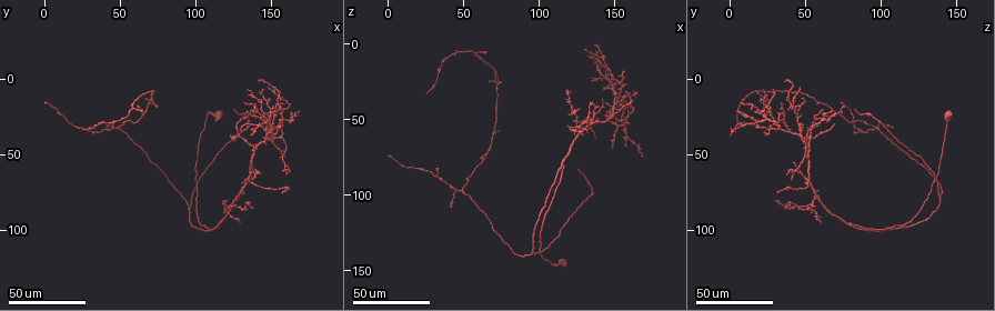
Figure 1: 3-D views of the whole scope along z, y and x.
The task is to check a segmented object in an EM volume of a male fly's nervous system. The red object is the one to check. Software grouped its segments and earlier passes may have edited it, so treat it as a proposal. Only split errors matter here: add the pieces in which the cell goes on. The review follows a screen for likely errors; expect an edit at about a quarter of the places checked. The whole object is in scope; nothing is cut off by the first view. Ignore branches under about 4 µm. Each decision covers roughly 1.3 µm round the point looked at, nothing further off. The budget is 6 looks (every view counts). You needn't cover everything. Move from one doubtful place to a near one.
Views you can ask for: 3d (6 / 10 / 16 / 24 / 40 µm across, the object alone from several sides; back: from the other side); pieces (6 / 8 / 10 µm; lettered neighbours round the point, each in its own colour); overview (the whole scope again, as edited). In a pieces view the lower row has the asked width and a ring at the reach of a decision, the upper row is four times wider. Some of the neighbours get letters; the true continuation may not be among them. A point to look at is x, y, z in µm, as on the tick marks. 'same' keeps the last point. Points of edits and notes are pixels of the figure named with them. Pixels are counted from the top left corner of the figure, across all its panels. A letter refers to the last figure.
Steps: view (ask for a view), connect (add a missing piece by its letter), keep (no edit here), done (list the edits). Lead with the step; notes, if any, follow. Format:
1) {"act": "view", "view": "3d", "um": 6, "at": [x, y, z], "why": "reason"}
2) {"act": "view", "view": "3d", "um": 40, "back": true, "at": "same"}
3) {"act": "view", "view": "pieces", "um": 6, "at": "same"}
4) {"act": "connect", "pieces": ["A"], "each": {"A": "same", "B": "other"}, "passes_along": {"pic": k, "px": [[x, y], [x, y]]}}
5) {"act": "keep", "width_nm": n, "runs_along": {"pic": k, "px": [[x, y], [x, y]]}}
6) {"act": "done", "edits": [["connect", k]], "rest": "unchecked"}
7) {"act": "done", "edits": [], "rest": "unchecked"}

{"act": "view", "view": "3d", "um": 24, "at": [66, 14, 24], "why": "free end"}

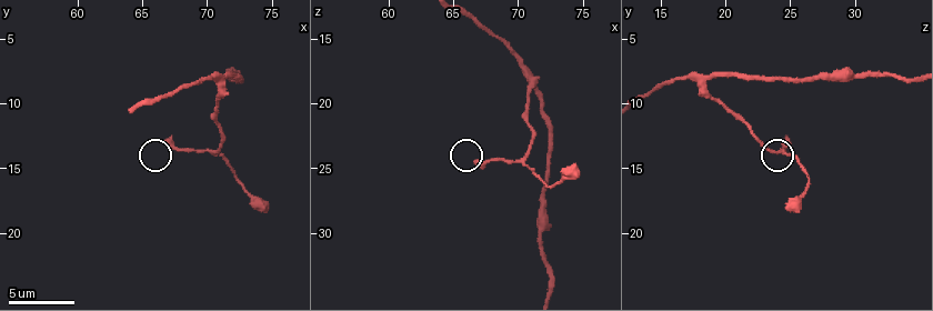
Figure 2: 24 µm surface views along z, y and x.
{"act": "view", "view": "pieces", "um": 6, "at": [67.0, 13.0, 24.6], "why": "what lies round it"}

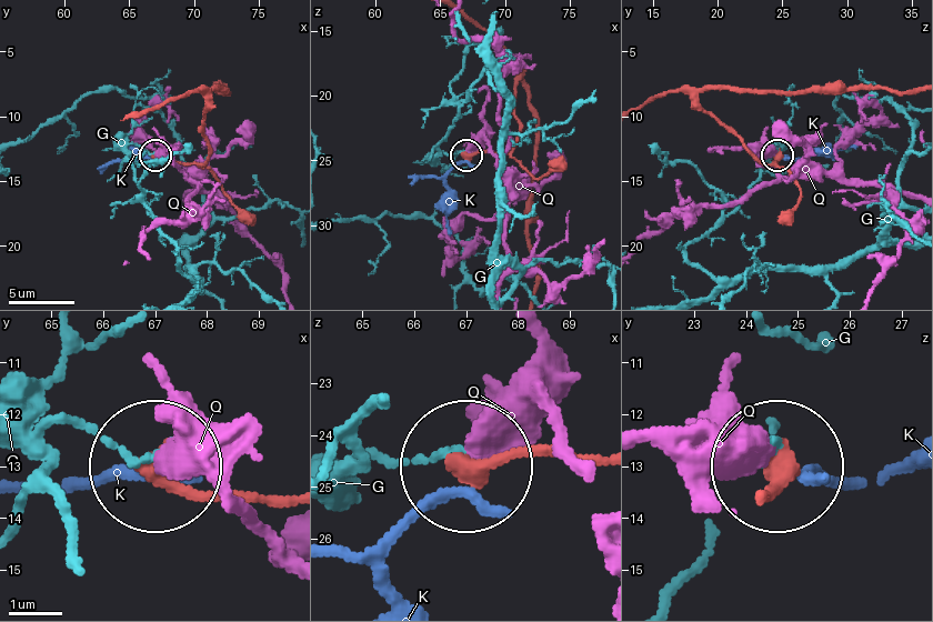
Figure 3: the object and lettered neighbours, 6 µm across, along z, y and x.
{"act": "keep", "each": {"G": "other", "K": "other", "Q": "other"}, "runs_along": {"pic": 3, "px": [[768, 91], [709, 88], [699, 101], [762, 161], [778, 156]]}, "found": "none of them fits"}

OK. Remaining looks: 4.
{"act": "view", "view": "3d", "um": 40, "at": [156, 52, 52], "why": "branch stops here"}

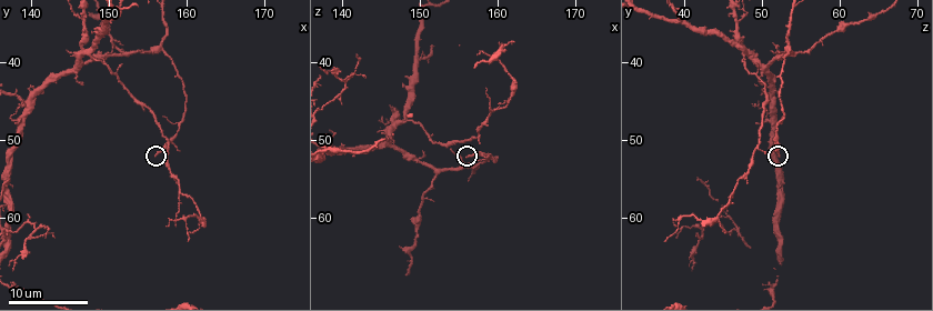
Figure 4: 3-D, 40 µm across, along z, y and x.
{"act": "view", "view": "pieces", "um": 10, "at": [156.0, 51.5, 52.0]}

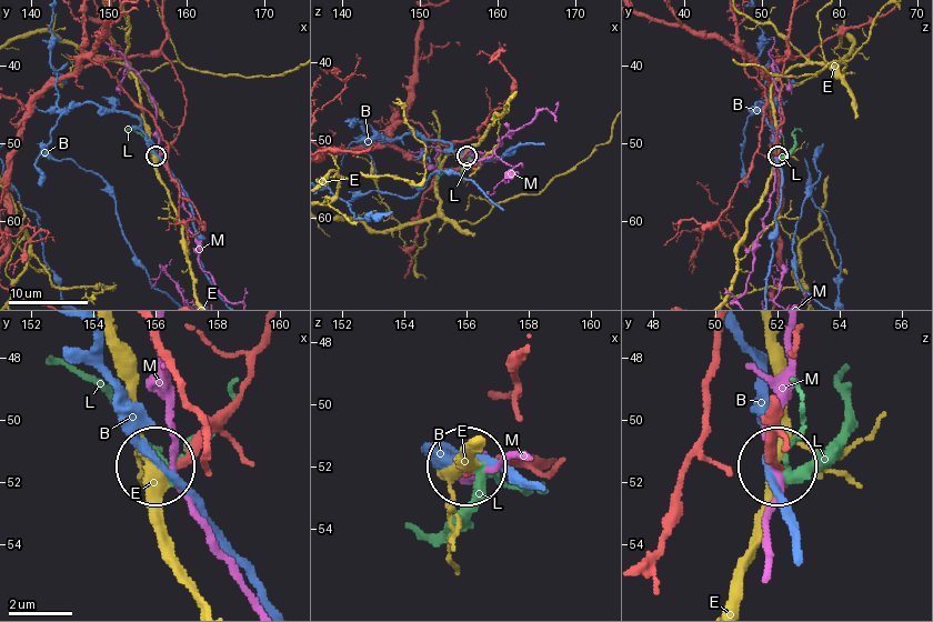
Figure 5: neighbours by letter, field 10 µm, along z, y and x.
{"act": "keep", "each": {"B": "other", "E": "other", "L": "other", "M": "other"}, "runs_along": {"pic": 5, "px": [[772, 405], [780, 469]]}, "found": "no lettered piece goes on from it"}

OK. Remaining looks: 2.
{"act": "view", "view": "3d", "um": 24, "at": [134, 6, 24]}

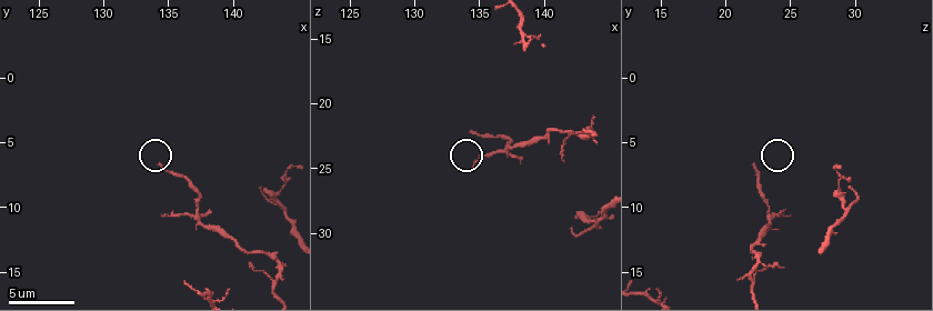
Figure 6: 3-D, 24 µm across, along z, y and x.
{"act": "view", "view": "pieces", "um": 8, "at": [134.4, 6.6, 22.4], "why": "what lies round it"}

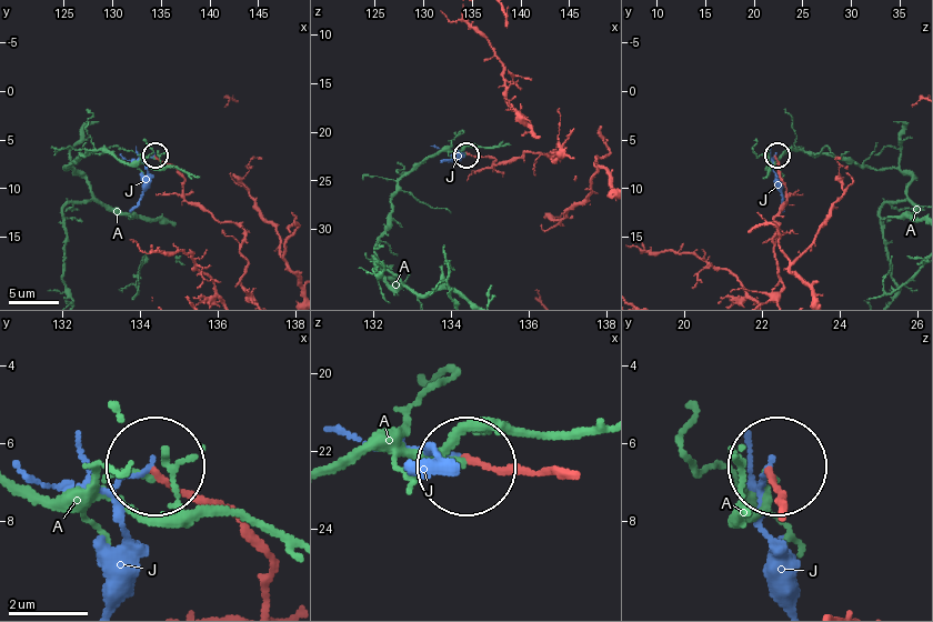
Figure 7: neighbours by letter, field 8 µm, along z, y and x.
{"act": "keep", "each": {"A": "other", "J": "other"}, "runs_along": {"pic": 7, "px": [[778, 268], [774, 219], [786, 197], [778, 158]]}, "found": "no lettered piece goes on from it"}

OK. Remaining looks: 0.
{"act": "done", "edits": [], "rest": "unchecked"}

